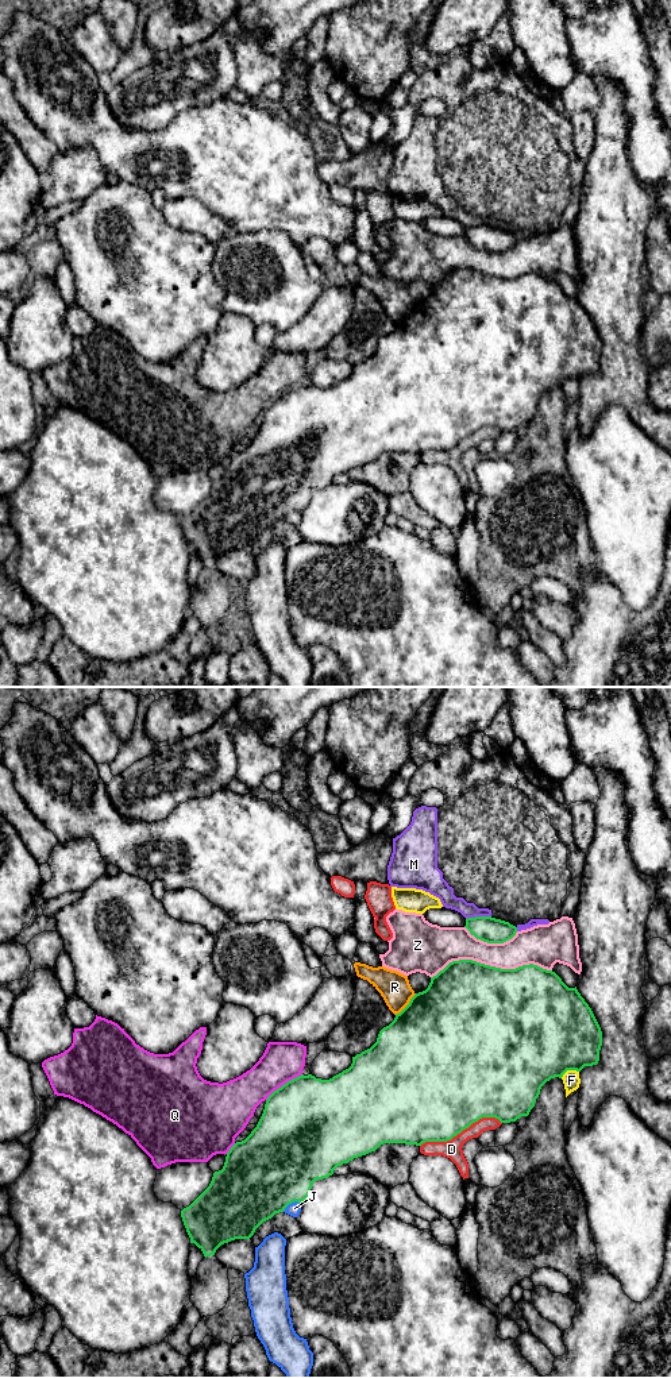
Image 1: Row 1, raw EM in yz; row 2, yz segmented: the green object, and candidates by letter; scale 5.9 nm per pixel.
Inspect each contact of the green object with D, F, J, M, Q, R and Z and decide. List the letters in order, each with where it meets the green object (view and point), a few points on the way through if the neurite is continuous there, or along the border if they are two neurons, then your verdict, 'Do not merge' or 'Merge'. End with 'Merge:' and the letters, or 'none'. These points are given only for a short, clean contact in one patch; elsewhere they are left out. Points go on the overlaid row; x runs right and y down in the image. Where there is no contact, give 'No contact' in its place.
D: Touches green at yz (461, 1131). Do not merge
F: Touches green at yz (569, 1069). Do not merge
J: Touches green at yz (290, 1203). Do not merge
M: Touches green at yz (478, 917). Do not merge
Q: Touches green at yz (284, 1084). Do not merge
R: Touches green at yz (408, 1004). Do not merge
Z: Touches green at yz (490, 967). Do not merge
Merge: none

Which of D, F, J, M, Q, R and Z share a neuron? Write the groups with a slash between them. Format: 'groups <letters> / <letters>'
groups D / F / J / M / Q / R / Z

